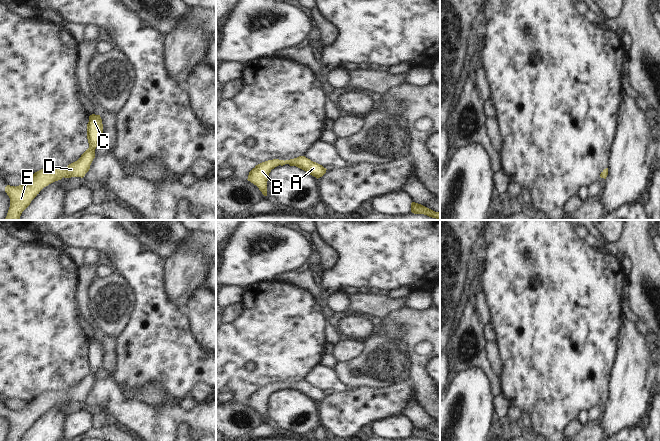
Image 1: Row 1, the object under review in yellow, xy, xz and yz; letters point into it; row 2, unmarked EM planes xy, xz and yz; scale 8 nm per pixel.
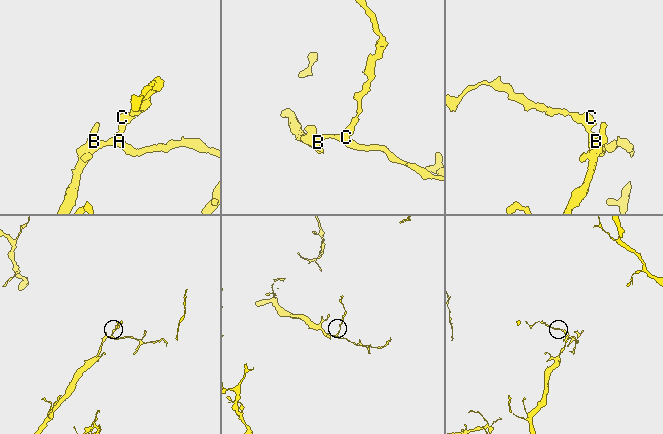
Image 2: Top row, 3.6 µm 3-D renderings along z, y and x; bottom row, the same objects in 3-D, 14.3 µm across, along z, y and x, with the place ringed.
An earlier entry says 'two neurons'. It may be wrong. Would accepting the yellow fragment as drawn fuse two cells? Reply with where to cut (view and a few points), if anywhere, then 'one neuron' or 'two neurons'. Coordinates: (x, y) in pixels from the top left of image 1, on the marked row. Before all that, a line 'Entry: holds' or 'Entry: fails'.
Entry: fails
no cut; one neuron

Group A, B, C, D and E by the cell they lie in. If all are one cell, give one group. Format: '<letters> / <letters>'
A B C D E

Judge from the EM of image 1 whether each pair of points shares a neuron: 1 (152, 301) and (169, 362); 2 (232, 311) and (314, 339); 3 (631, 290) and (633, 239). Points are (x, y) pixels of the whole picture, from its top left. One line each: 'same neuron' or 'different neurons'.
1: same neuron
2: different neurons
3: same neuron

